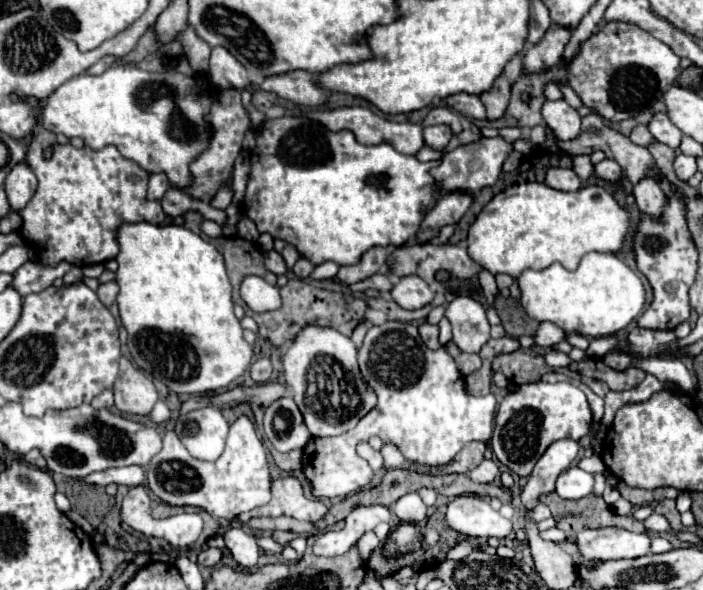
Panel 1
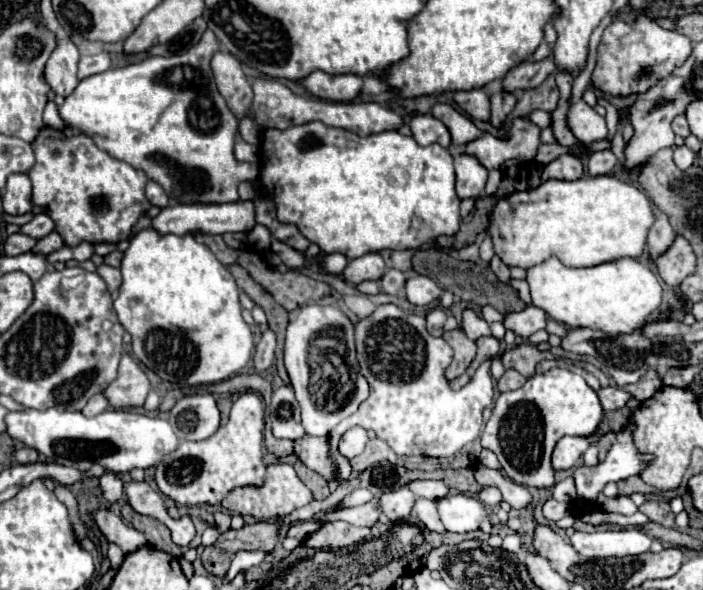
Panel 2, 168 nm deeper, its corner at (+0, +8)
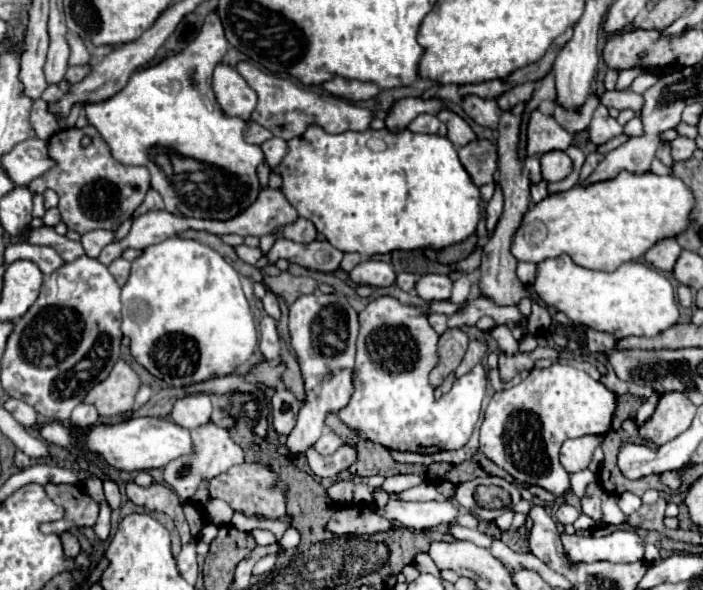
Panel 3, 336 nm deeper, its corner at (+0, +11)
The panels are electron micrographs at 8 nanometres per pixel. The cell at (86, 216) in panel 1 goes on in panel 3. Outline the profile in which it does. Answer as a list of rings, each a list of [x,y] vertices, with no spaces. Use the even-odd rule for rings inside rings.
[[[86,125],[82,129],[60,129],[58,133],[54,133],[48,139],[48,157],[56,165],[50,167],[44,175],[36,177],[28,185],[28,189],[32,193],[44,193],[46,189],[56,191],[58,197],[60,197],[58,211],[60,211],[62,221],[66,223],[68,229],[72,229],[72,231],[76,231],[80,235],[84,235],[88,231],[94,231],[94,229],[116,231],[122,225],[122,221],[128,219],[140,207],[140,203],[144,201],[146,191],[150,189],[150,173],[148,173],[148,169],[144,169],[144,167],[128,167],[128,165],[122,165],[122,163],[114,161],[112,155],[110,155],[108,145],[104,145],[100,133],[92,125]],[[84,137],[90,137],[90,145],[80,143]],[[96,149],[100,149],[100,151],[96,151]]]

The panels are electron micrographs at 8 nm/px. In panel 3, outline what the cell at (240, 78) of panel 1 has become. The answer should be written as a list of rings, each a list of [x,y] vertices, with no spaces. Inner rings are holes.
[[[218,63],[214,69],[212,87],[224,113],[230,117],[240,117],[244,121],[250,119],[256,107],[256,93],[234,67]]]

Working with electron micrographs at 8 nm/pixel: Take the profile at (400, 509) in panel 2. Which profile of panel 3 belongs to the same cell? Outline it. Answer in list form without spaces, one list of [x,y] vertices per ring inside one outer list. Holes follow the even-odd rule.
[[[422,483],[422,485],[418,485],[418,487],[406,489],[406,491],[402,491],[402,493],[392,493],[390,499],[394,499],[394,501],[432,501],[432,499],[444,501],[444,499],[448,499],[448,497],[440,495],[432,483]]]

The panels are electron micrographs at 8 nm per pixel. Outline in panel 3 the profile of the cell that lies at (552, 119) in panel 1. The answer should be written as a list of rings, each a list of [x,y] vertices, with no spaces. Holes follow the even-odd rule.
[[[598,105],[598,109],[592,115],[592,121],[588,125],[588,135],[594,145],[606,143],[608,139],[622,133],[622,125],[608,115],[608,109],[604,105]]]

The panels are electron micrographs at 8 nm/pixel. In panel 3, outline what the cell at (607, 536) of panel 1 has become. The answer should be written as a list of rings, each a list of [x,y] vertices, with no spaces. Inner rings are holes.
[[[634,529],[612,531],[610,535],[566,535],[562,533],[564,551],[570,561],[592,563],[592,561],[612,561],[612,563],[634,563],[644,559],[644,541]]]

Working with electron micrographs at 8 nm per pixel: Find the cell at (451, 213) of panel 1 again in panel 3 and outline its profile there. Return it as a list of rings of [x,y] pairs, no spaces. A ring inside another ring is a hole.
[[[476,139],[464,147],[458,149],[460,163],[470,173],[470,179],[474,185],[484,185],[494,181],[496,171],[496,145],[486,139]]]

